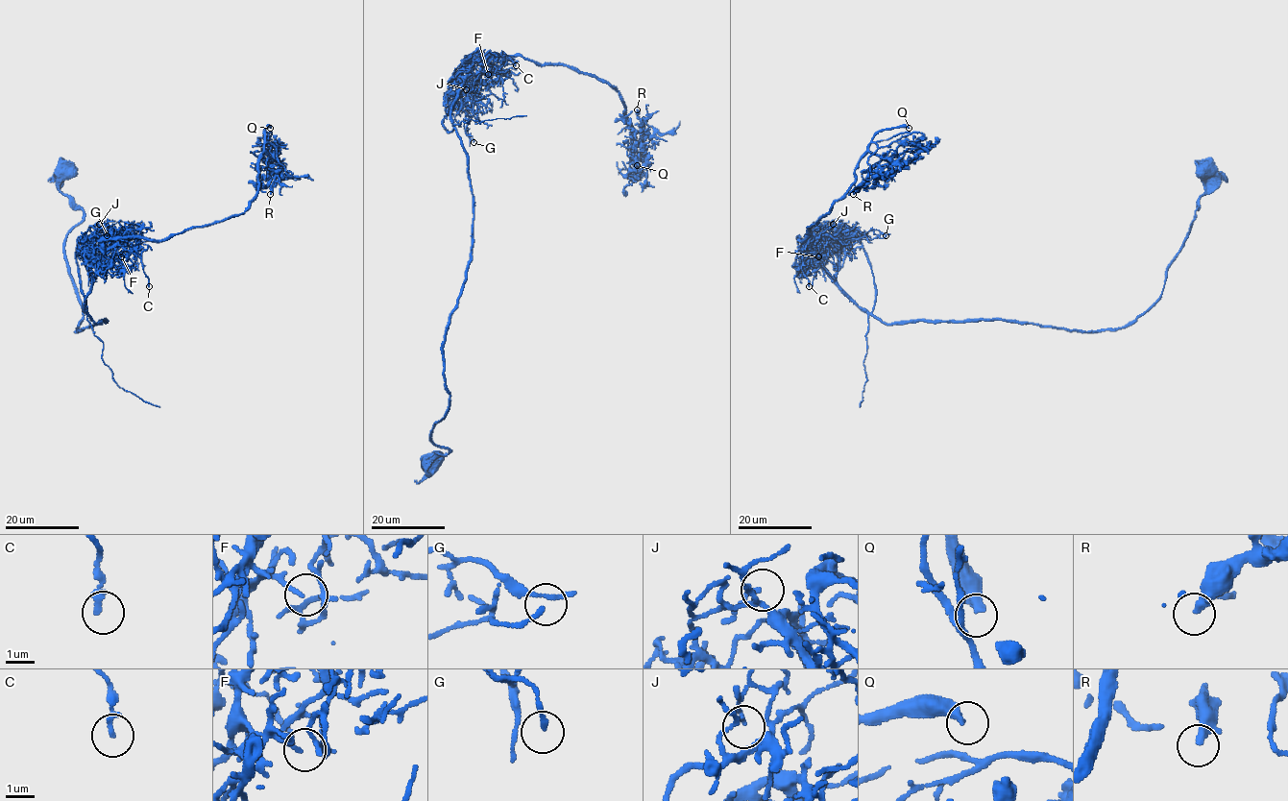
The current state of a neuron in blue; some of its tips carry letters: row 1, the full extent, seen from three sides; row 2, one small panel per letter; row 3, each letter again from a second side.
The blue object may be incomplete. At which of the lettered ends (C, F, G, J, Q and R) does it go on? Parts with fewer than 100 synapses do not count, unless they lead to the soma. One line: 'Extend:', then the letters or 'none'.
Extend: Q

